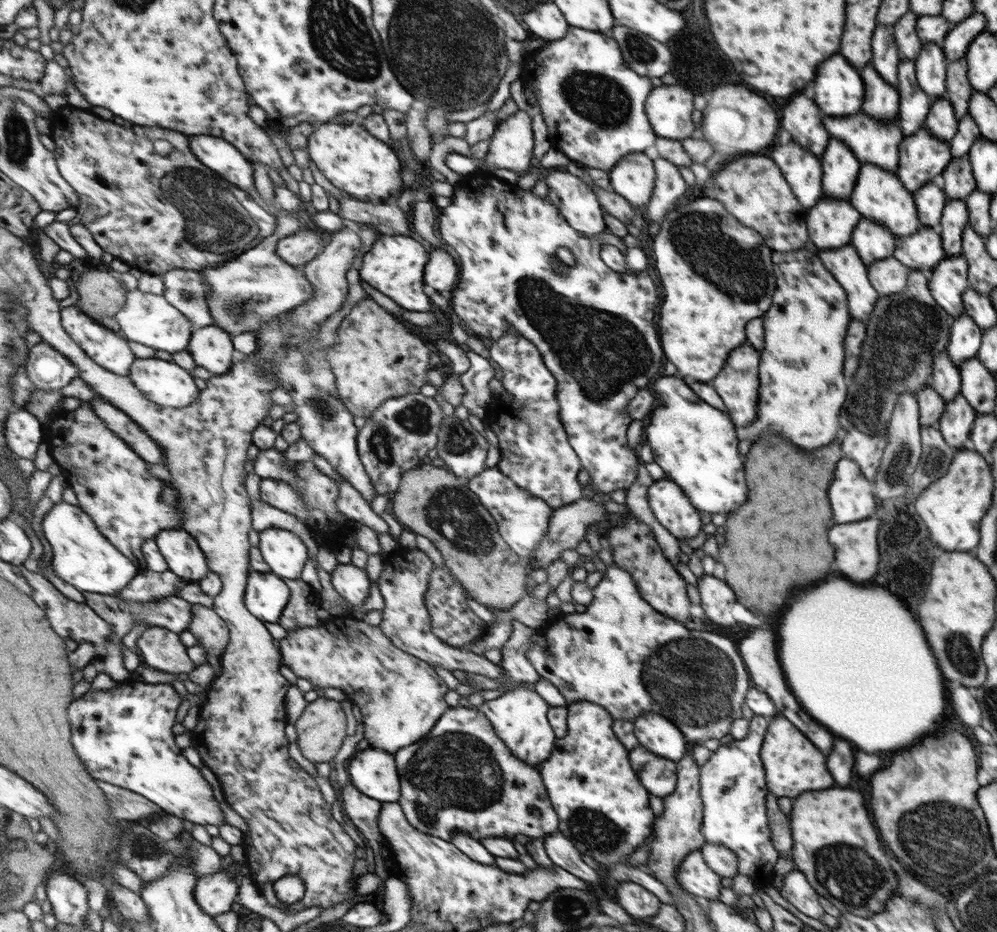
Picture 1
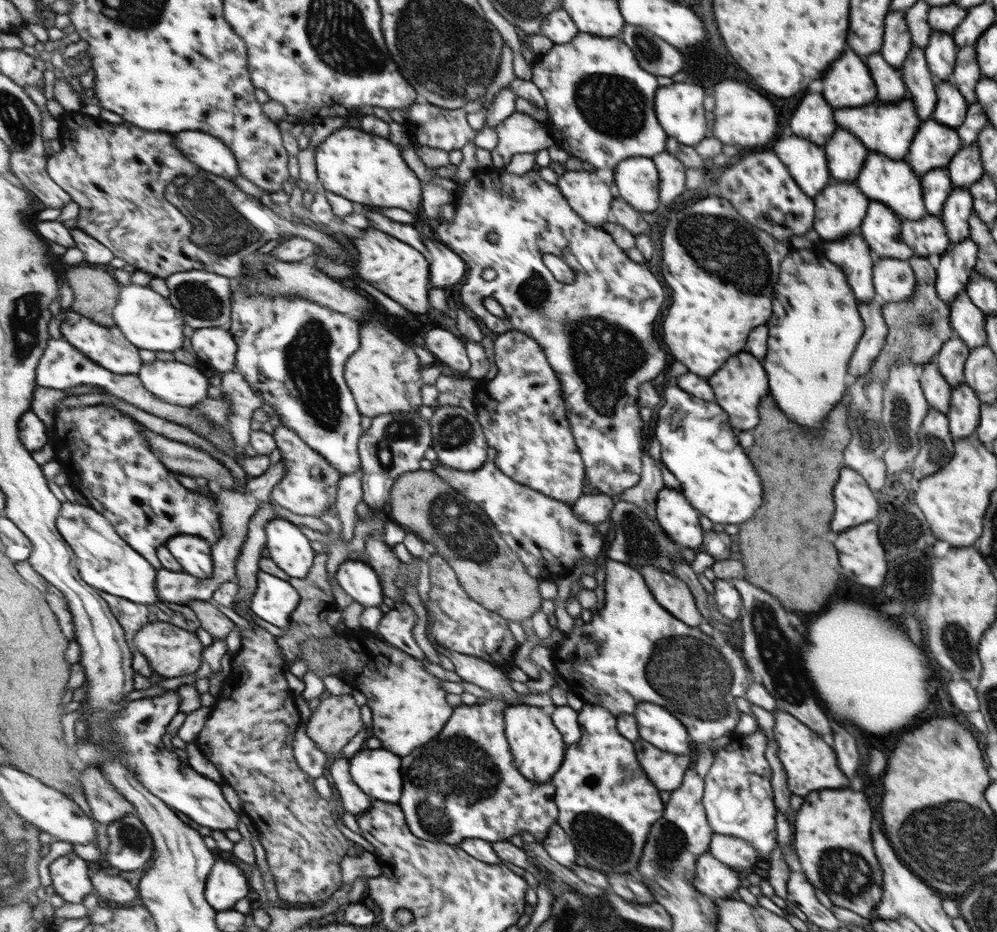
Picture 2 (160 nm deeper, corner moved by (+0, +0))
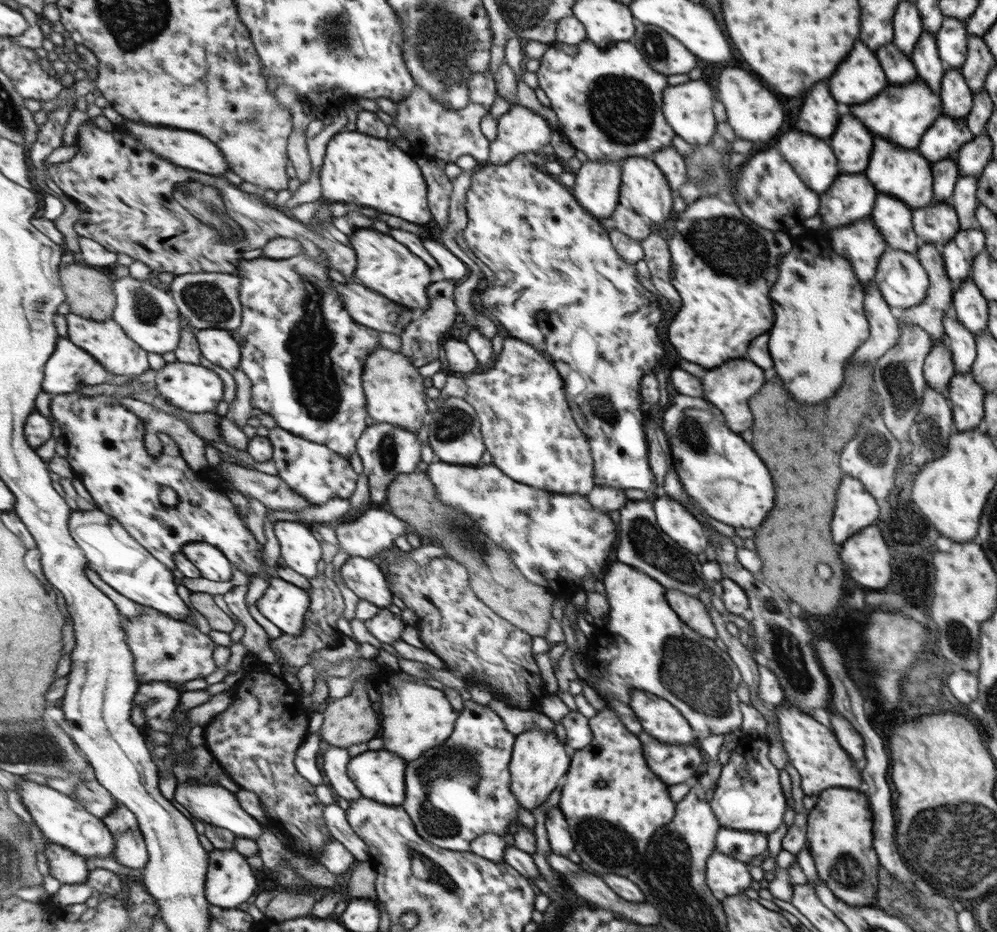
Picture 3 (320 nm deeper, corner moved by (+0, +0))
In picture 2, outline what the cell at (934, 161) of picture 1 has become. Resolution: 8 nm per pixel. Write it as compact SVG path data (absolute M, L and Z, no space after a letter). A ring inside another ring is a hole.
M931 119L922 121L921 126L917 129L918 132L914 135L913 142L910 144L909 154L905 157L905 160L914 173L921 178L924 172L929 172L935 167L945 169L949 166L950 160L961 150L962 144L956 129L939 124L938 121Z

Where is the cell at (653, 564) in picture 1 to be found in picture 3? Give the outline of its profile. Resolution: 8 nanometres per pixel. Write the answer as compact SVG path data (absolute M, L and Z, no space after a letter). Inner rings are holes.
M667 588L665 595L670 607L693 632L698 633L699 636L706 636L711 640L716 638L718 631L714 627L709 612L697 596L689 596L675 588Z

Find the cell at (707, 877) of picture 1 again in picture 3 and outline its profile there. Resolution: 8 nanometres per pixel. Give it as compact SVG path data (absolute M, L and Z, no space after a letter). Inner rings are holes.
M719 852L706 860L706 885L711 892L723 892L731 896L743 893L749 884L751 876L744 862Z

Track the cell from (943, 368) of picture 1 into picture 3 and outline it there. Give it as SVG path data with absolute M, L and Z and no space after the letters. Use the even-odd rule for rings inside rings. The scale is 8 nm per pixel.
M947 316L943 321L950 348L955 373L970 372L974 358L977 355L977 341L974 334L970 333L954 316Z

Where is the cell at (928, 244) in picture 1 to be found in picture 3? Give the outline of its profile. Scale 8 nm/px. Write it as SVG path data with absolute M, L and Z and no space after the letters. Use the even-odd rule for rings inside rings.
M935 200L912 210L912 227L919 242L931 244L945 244L960 229L954 208Z

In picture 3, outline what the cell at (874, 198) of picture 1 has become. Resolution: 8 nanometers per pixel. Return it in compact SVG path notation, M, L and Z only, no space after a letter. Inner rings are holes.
M873 137L873 148L875 152L870 155L869 166L863 174L871 181L877 194L885 193L894 196L911 210L927 206L933 201L931 162L925 160L917 148L901 148L879 137Z

